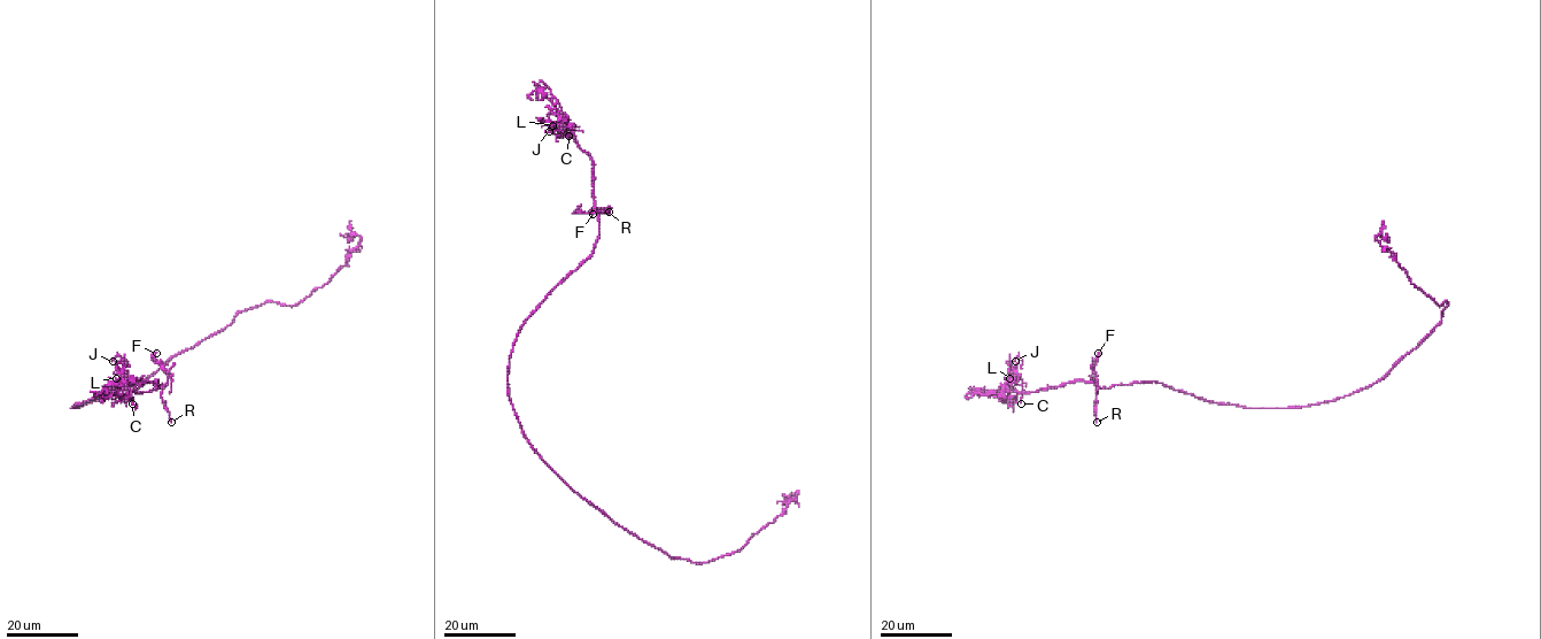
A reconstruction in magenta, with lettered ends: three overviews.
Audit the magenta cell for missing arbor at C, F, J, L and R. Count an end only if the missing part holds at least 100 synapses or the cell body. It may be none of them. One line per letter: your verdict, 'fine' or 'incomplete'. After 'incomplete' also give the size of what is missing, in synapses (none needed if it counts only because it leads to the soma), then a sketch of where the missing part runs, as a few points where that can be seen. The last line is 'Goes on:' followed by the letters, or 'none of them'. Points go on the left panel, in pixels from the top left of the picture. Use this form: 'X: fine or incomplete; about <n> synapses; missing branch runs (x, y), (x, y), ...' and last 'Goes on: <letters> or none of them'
C: fine
F: fine
J: fine
L: fine
R: fine
Goes on: none of them

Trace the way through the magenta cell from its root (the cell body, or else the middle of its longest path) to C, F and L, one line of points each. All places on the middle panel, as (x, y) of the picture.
C: (524, 435), (508, 386), (513, 343), (598, 236), (593, 162), (564, 117), (568, 136)
F: (524, 435), (508, 386), (513, 343), (539, 303), (591, 254), (598, 215), (605, 210), (593, 214)
L: (524, 435), (508, 386), (513, 343), (539, 303), (591, 254), (598, 236), (593, 160), (566, 123), (552, 125)

